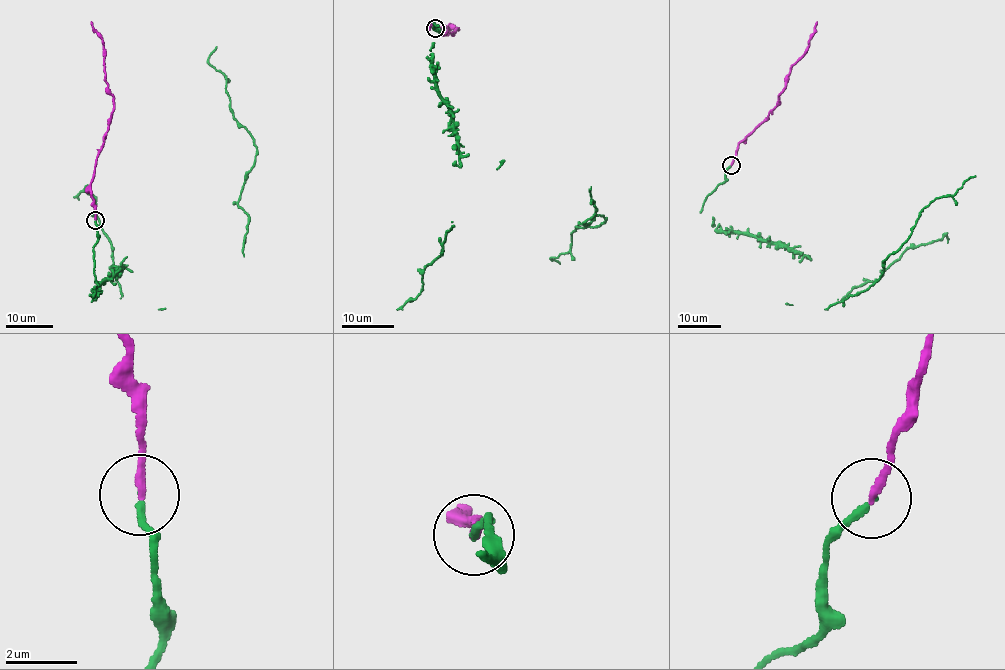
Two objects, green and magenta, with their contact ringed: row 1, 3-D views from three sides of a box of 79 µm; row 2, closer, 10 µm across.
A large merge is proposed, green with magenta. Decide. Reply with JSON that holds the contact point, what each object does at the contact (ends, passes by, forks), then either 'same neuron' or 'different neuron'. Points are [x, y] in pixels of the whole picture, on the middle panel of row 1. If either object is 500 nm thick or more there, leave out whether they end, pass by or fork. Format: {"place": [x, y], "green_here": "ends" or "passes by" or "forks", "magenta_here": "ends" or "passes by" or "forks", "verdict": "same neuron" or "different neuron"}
{"place": [435, 28], "green_here": "ends", "magenta_here": "ends", "verdict": "same neuron"}

